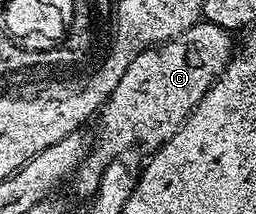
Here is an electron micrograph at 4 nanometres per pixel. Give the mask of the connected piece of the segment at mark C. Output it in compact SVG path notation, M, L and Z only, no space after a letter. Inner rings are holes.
M201 22L190 26L182 34L178 34L172 40L164 44L157 44L150 48L143 48L126 66L126 74L122 74L122 82L114 86L114 94L104 103L104 107L98 113L100 125L96 128L96 144L91 145L90 151L81 162L75 173L76 188L85 198L91 198L96 194L96 188L100 184L100 176L106 170L112 160L121 159L131 148L148 148L147 150L159 150L188 120L190 113L202 102L204 95L212 89L212 84L224 72L224 68L232 60L234 43L233 33L222 26L214 26L207 22Z

